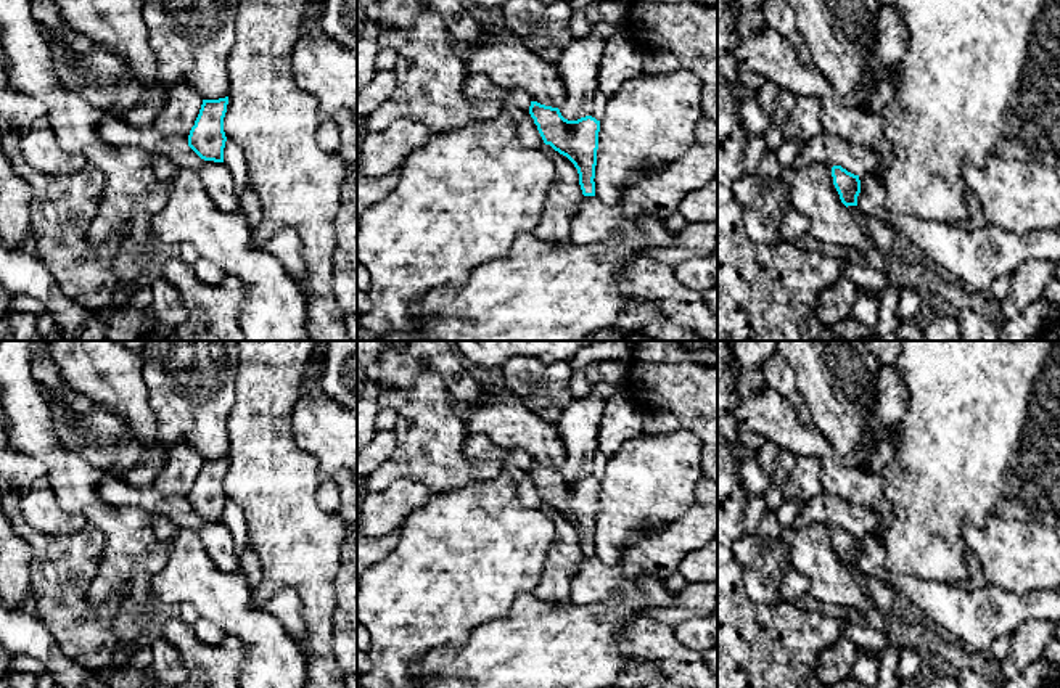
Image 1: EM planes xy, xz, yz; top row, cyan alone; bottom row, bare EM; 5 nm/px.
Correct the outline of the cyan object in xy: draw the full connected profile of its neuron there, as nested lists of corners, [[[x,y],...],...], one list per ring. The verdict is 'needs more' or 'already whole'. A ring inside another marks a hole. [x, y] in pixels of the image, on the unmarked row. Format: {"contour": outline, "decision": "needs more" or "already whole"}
{"contour": [[[228,457],[203,460],[199,474],[188,495],[188,506],[204,521],[224,522],[225,492],[224,477]]], "decision": "already whole"}

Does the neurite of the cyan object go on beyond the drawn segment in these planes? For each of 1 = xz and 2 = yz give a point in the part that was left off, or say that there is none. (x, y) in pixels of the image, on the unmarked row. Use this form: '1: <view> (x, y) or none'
1: none
2: none

